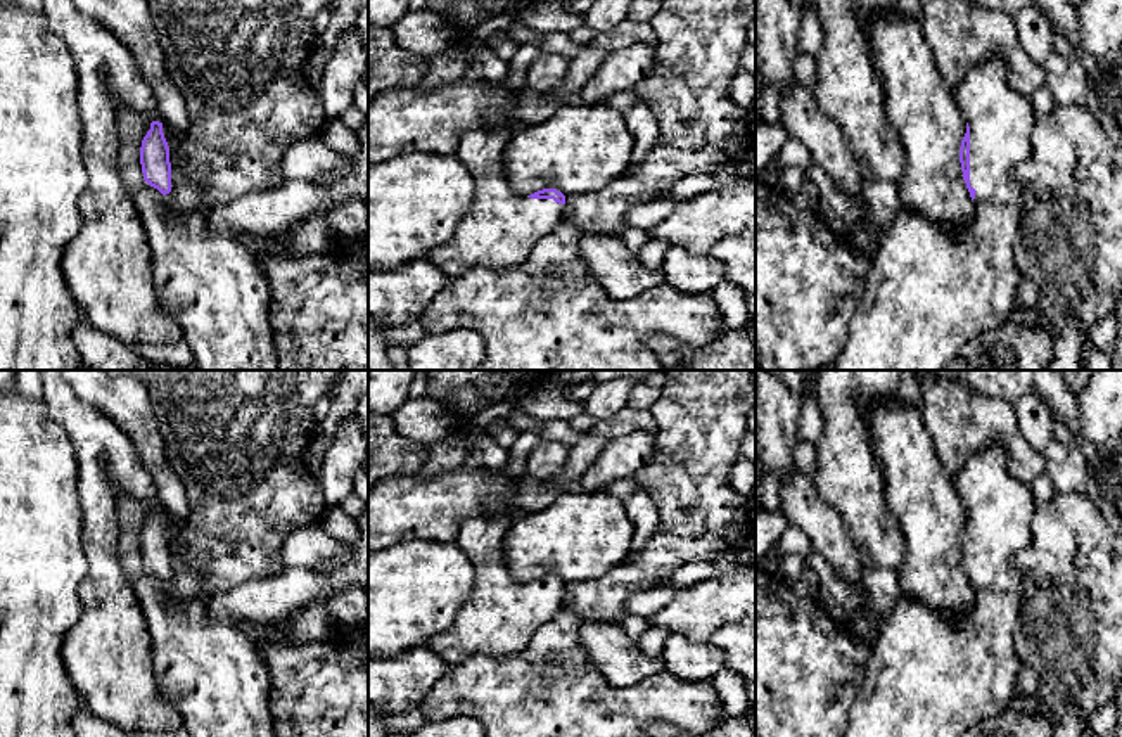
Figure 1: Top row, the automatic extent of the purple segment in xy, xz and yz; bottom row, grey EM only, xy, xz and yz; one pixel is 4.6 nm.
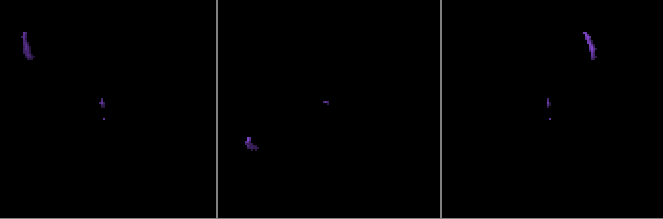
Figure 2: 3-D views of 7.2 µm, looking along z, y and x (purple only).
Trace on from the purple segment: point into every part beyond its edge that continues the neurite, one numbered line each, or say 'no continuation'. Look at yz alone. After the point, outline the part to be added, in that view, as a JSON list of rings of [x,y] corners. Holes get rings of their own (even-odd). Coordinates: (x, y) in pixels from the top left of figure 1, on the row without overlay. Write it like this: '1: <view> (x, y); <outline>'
1: yz (927, 675); [[[998,445],[970,457],[954,484],[970,514],[970,573],[977,578],[972,612],[951,619],[901,595],[870,647],[844,737],[961,737],[975,723],[991,725],[1017,694],[1023,664],[1015,631],[1025,580],[1013,559],[1032,543],[1037,500],[1029,484],[1011,476]]]

